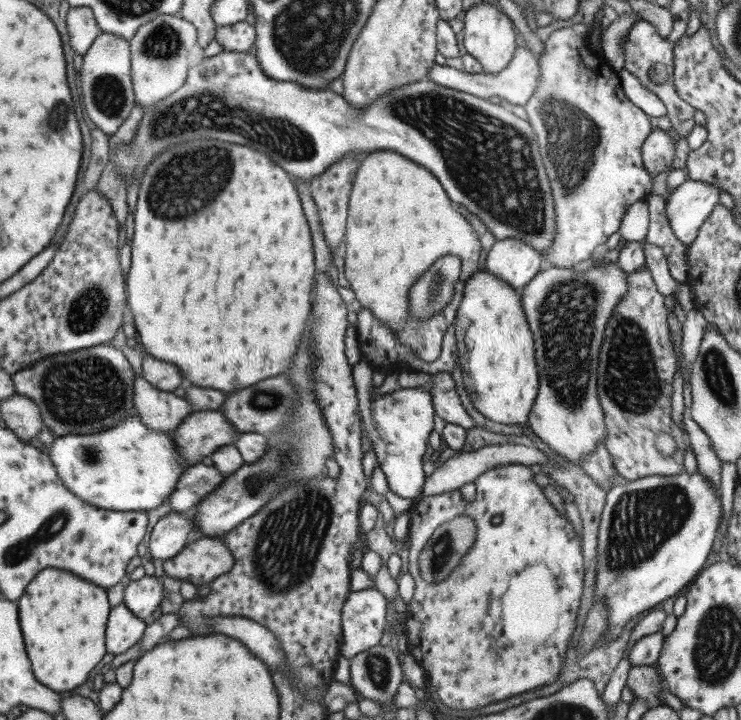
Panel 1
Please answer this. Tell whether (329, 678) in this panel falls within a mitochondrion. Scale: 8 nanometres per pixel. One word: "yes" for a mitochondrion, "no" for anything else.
no

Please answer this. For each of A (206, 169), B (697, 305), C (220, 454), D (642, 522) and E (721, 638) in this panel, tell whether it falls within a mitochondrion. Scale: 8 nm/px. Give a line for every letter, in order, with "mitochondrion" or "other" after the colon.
A: mitochondrion
B: other
C: other
D: mitochondrion
E: mitochondrion

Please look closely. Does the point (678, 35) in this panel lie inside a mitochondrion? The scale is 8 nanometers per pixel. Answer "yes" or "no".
no

